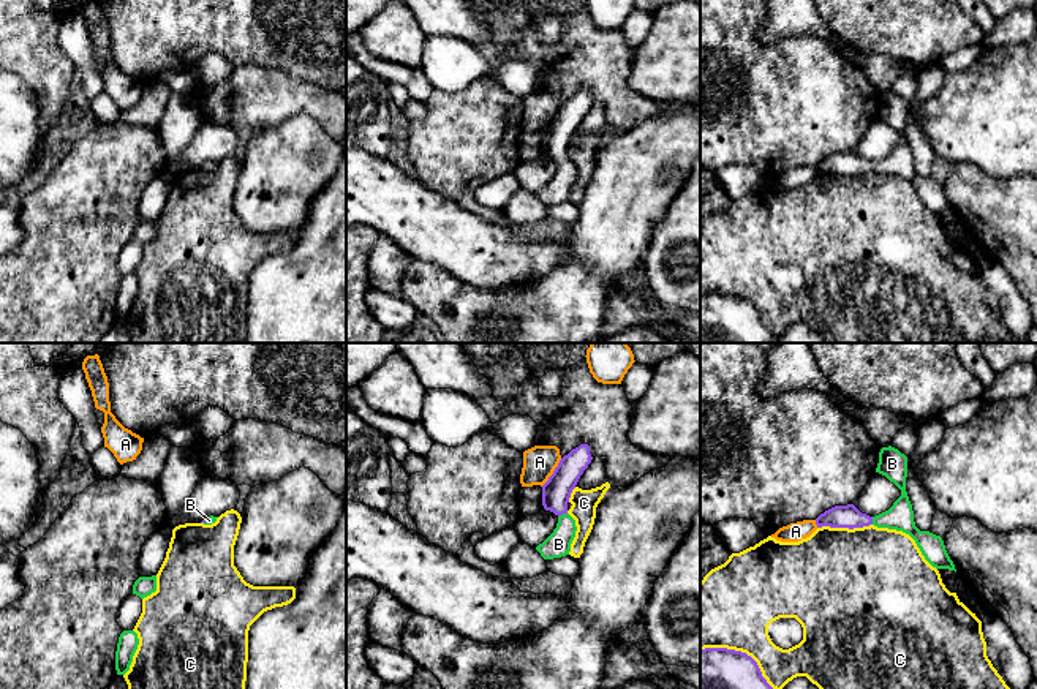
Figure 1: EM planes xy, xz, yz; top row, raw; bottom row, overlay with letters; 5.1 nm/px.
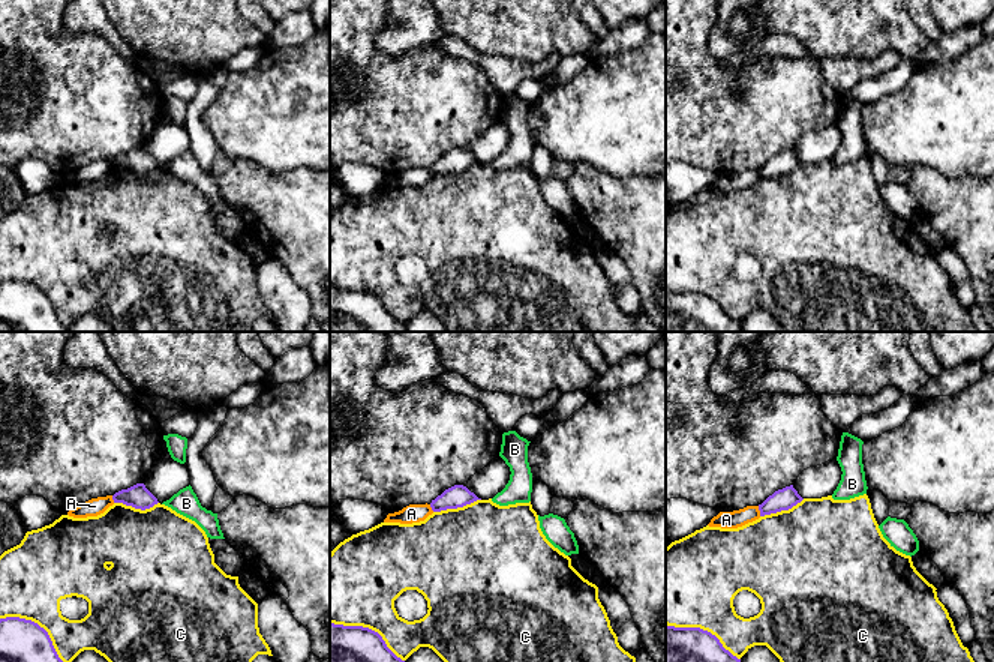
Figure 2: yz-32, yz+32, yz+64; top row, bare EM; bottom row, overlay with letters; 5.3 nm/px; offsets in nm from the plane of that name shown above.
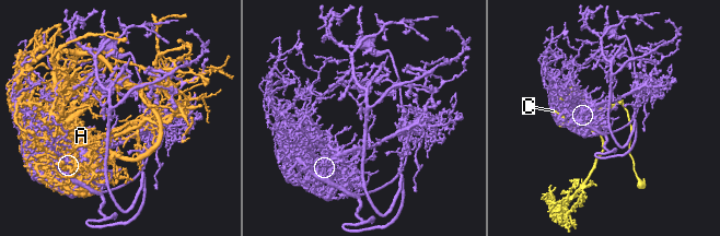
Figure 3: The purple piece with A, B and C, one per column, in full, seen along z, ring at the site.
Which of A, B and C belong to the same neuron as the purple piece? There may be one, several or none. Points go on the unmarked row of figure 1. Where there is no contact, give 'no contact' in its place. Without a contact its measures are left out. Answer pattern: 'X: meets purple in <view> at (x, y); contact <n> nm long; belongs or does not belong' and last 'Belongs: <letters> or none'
A: meets purple in xz at (554, 119); contact 180 nm long; does not belong
B: meets purple in xz at (561, 160); contact 50 nm long; belongs
C: meets purple in yz at (743, 299); contact 460 nm long; does not belong
Belongs: B

